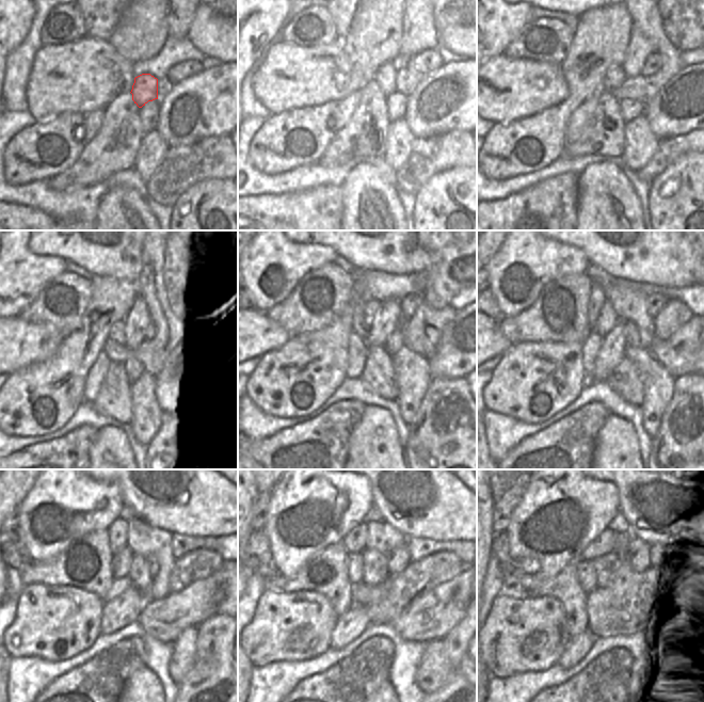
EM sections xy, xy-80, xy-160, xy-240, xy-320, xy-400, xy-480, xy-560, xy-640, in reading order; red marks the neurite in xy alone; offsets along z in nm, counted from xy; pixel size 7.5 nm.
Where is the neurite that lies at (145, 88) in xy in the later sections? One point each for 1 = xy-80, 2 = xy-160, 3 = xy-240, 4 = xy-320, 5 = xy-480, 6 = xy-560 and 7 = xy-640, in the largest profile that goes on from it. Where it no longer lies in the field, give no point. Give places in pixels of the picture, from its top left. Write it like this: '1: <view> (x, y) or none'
1: xy-80 (385, 77)
2: xy-160 (614, 78)
3: xy-240 (137, 312)
4: xy-320 (371, 306)
5: xy-480 (122, 560)
6: xy-560 (354, 561)
7: xy-640 (587, 575)

